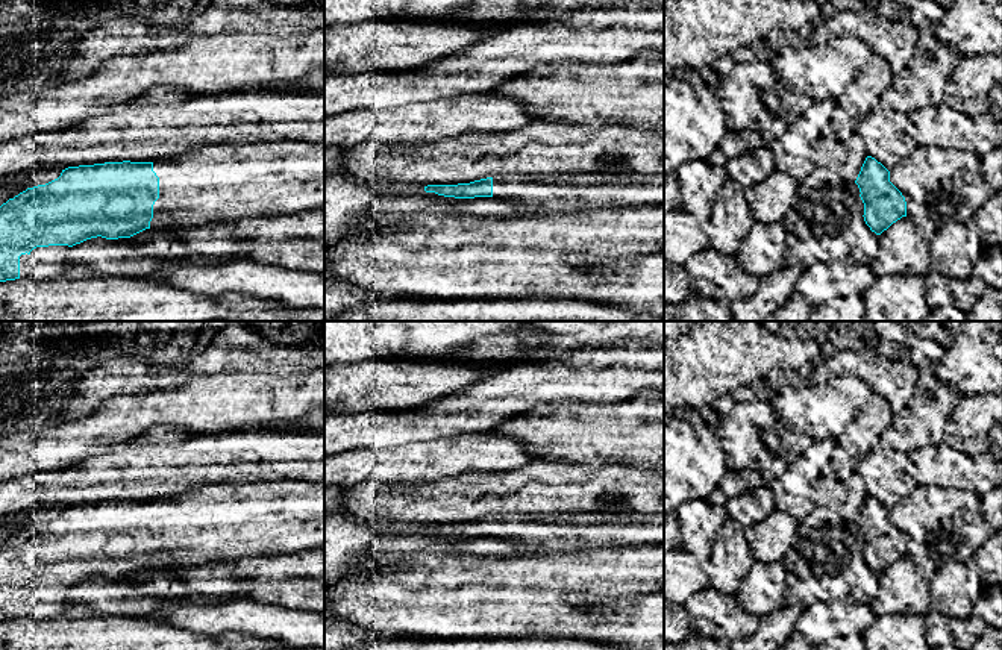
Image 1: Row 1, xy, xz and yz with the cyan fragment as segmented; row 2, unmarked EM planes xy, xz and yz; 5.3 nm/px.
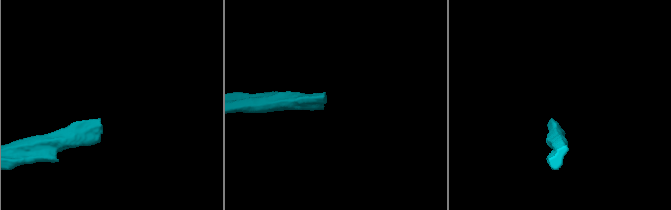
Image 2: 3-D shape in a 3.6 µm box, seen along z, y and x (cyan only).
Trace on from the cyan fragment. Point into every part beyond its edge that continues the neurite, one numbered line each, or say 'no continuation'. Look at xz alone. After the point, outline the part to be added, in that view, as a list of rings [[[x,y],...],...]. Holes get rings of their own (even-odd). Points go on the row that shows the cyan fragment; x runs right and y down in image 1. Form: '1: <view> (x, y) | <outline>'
1: xz (549, 193) | [[[573,173],[493,177],[493,198],[543,212],[656,208],[664,205],[664,174]]]

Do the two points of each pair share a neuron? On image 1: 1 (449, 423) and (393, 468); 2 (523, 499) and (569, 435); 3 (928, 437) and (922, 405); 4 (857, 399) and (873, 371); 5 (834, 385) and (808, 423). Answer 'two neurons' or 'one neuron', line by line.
1: two neurons
2: two neurons
3: one neuron
4: two neurons
5: one neuron

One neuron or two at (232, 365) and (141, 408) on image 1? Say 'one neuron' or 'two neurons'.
two neurons

